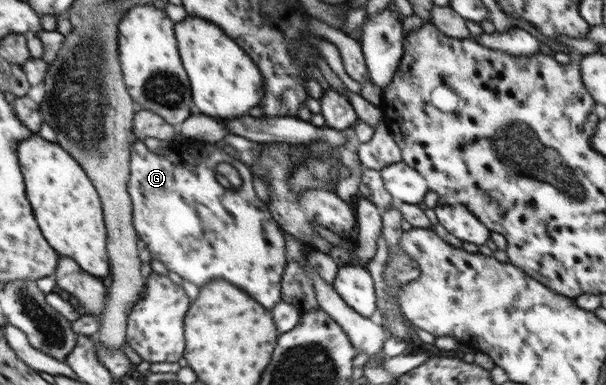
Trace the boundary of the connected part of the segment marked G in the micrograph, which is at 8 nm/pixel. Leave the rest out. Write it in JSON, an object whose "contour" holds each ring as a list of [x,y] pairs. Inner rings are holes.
{"contour":[[[188,138],[186,144],[175,144],[169,154],[151,152],[142,140],[136,140],[130,153],[130,178],[127,191],[132,201],[132,222],[141,241],[152,259],[165,265],[168,271],[197,287],[203,287],[211,279],[221,279],[233,283],[251,295],[265,309],[275,307],[282,301],[282,275],[289,262],[285,251],[285,237],[280,225],[273,219],[268,206],[253,190],[251,170],[241,160],[233,158],[215,143],[204,143]],[[228,163],[237,167],[243,175],[243,187],[233,191],[225,189],[215,179],[215,167]]]}

